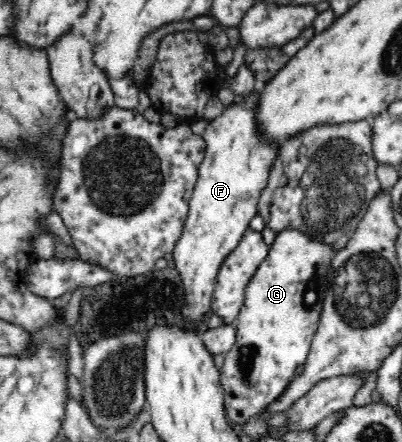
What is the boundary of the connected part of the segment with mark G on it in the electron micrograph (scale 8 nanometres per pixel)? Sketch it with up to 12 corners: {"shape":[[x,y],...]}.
{"shape":[[276,234],[220,371],[227,421],[307,361],[336,248]]}

